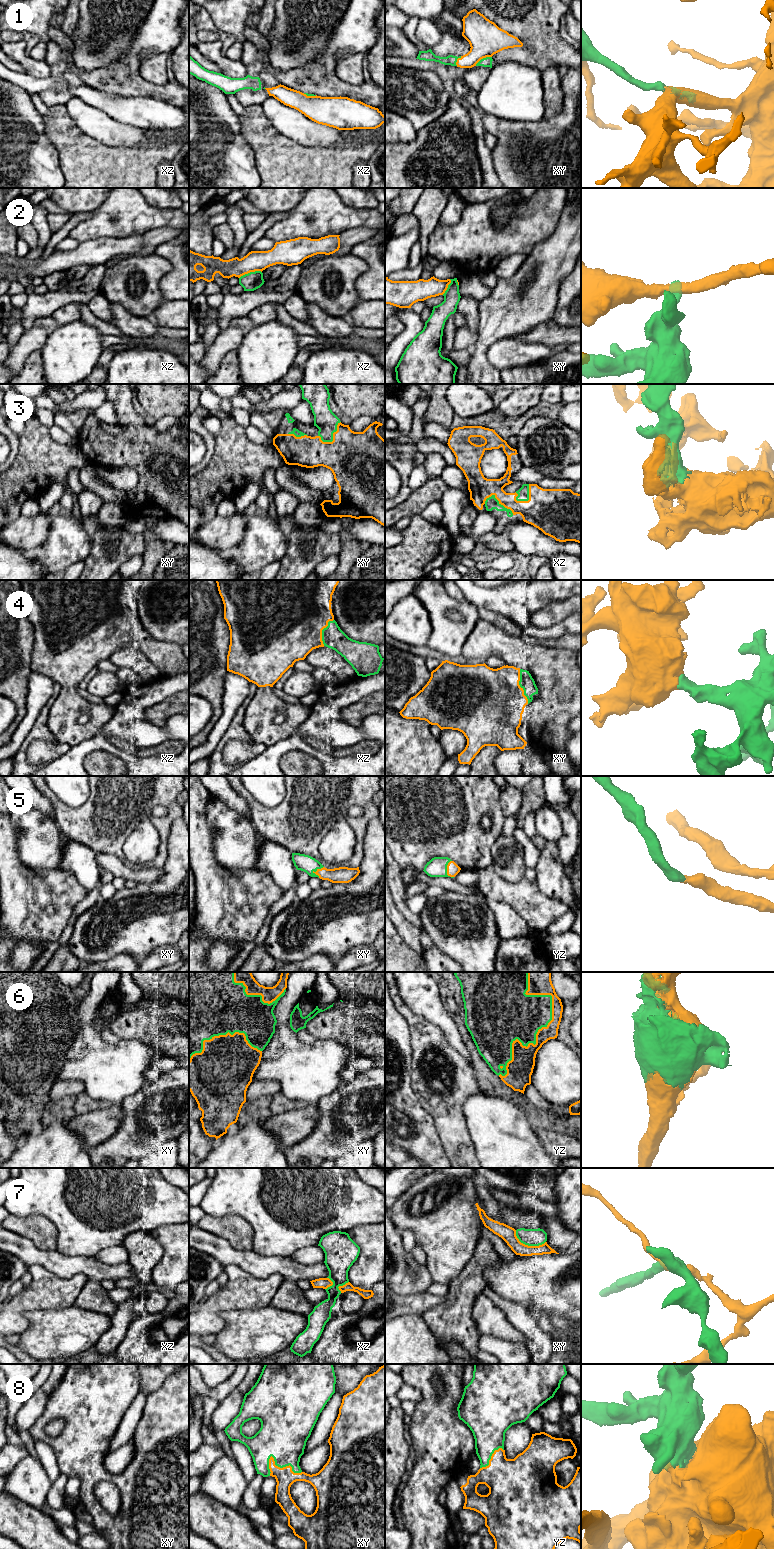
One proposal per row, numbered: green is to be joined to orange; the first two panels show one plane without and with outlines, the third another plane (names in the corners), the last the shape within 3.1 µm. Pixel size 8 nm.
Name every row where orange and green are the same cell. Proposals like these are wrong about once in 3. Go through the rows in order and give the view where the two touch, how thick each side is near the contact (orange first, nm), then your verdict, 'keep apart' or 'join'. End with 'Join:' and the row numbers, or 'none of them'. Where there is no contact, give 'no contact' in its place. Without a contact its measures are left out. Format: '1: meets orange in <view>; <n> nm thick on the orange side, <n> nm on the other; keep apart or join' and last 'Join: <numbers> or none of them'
1: meets orange in xy; 280 nm thick on the orange side, 80 nm on the other; join
2: meets orange in xz; 160 nm thick on the orange side, 140 nm on the other; keep apart
3: meets orange in xy; 420 nm thick on the orange side, 180 nm on the other; join
4: meets orange in xy; 500 nm thick on the orange side, 120 nm on the other; join
5: meets orange in yz; 100 nm thick on the orange side, 160 nm on the other; join
6: meets orange in yz; 130 nm thick on the orange side, 380 nm on the other; join
7: meets orange in xy; 120 nm thick on the orange side, 140 nm on the other; keep apart
8: meets orange in xy; 160 nm thick on the orange side, 380 nm on the other; join
Join: 1, 3, 4, 5, 6, 8

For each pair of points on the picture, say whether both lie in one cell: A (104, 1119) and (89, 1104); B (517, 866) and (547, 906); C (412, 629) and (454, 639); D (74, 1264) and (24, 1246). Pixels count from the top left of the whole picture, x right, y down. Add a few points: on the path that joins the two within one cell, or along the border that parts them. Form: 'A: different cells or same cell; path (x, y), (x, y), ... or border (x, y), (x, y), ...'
A: different cells; border (107, 1104), (101, 1108), (76, 1115)
B: different cells; border (500, 876), (508, 882), (519, 882), (523, 878)
C: different cells; border (427, 610), (431, 634), (425, 644)
D: same cell; path (62, 1264), (36, 1256)

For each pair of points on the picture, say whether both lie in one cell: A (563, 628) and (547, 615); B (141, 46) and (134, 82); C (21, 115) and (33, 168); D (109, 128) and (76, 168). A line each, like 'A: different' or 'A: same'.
A: different
B: different
C: same
D: different

